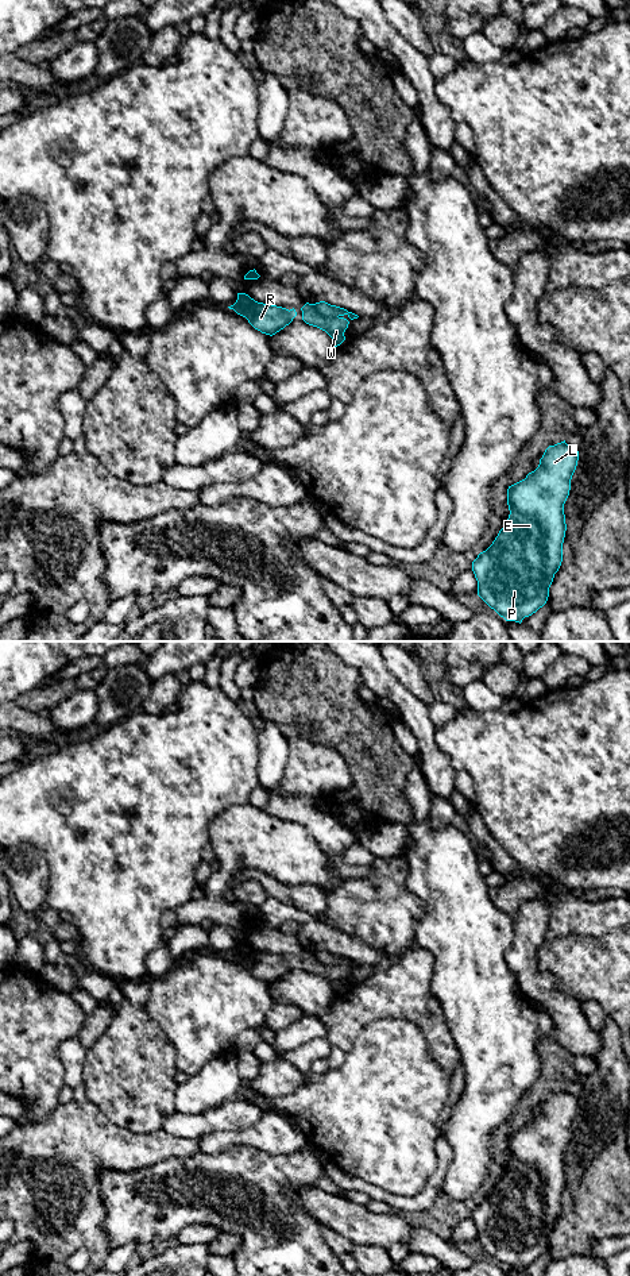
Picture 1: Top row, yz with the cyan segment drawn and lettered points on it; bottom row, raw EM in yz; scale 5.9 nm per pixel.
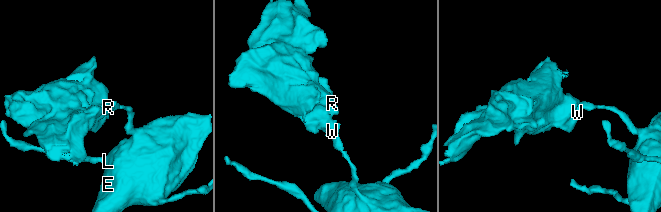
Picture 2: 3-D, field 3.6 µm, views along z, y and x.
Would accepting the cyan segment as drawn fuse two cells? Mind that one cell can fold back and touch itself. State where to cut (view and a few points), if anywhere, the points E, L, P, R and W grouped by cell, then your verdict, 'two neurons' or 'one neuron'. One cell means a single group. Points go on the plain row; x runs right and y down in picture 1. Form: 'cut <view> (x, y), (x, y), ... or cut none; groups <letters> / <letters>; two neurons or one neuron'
cut yz (312, 952), (319, 960), (337, 966); groups E L P / R W; two neurons

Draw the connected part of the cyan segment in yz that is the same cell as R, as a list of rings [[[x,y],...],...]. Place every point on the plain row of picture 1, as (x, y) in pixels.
[[[237,941],[236,951],[228,956],[246,965],[255,978],[270,984],[283,978],[297,964],[294,956],[289,959],[282,955],[258,951],[246,941]]]

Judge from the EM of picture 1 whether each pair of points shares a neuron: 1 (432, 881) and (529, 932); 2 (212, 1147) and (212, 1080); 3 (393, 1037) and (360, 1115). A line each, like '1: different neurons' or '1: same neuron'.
1: different neurons
2: different neurons
3: same neuron

